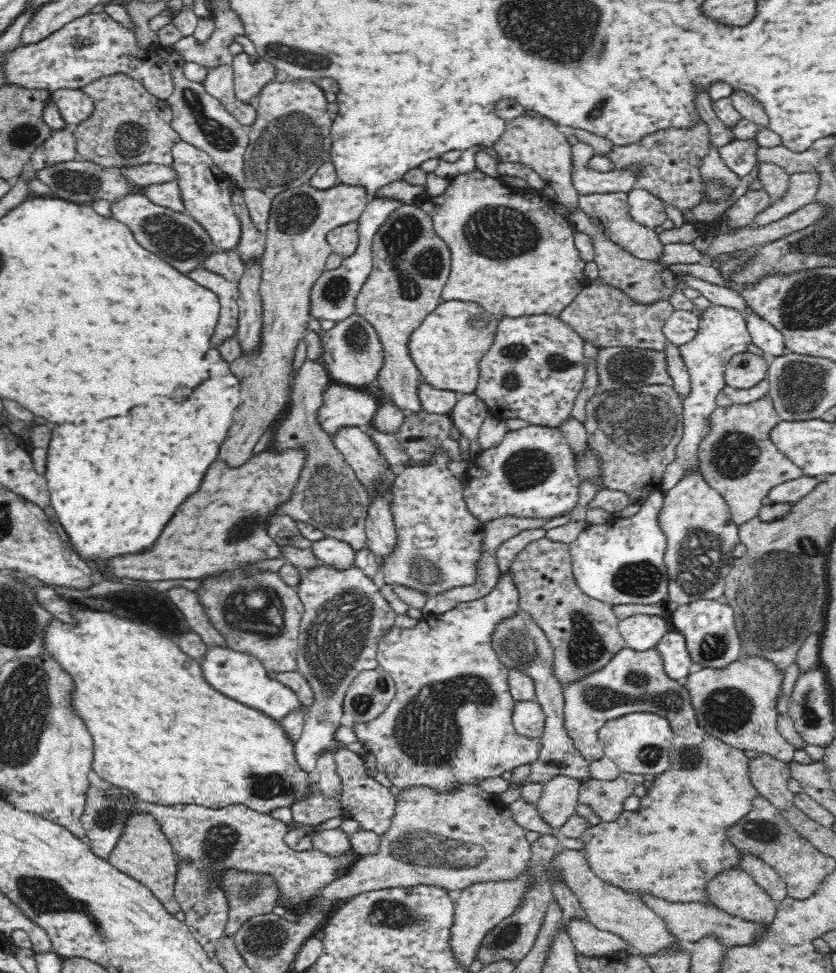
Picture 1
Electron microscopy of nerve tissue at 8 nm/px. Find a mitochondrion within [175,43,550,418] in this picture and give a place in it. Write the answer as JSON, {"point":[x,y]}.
{"point":[286,146]}

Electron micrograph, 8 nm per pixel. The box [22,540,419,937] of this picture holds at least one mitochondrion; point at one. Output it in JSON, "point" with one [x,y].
{"point":[337,637]}

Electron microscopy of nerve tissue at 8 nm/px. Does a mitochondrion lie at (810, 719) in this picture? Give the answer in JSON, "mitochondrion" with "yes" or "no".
{"mitochondrion":"yes"}

